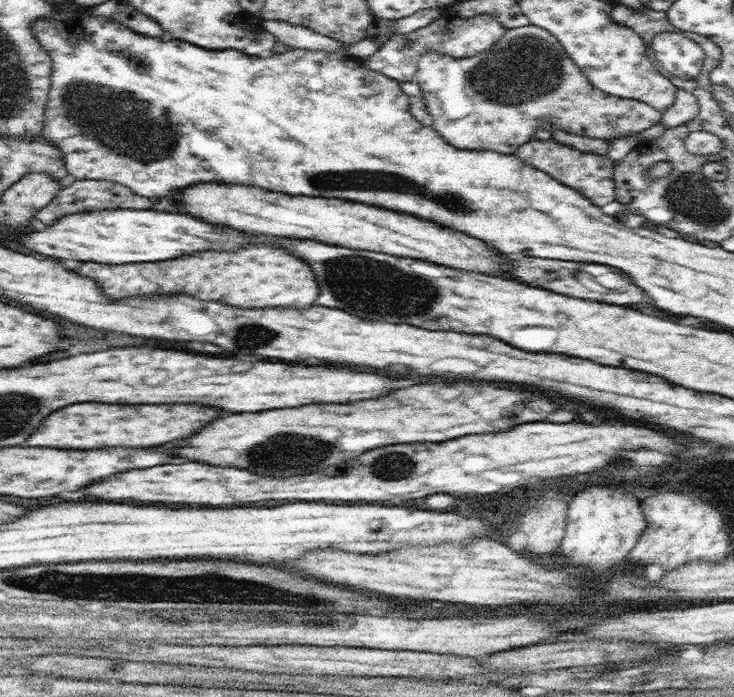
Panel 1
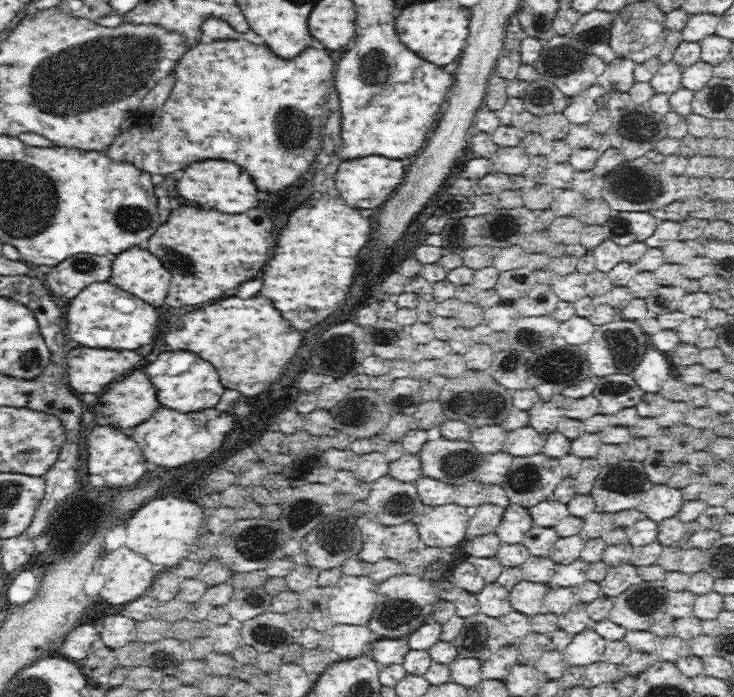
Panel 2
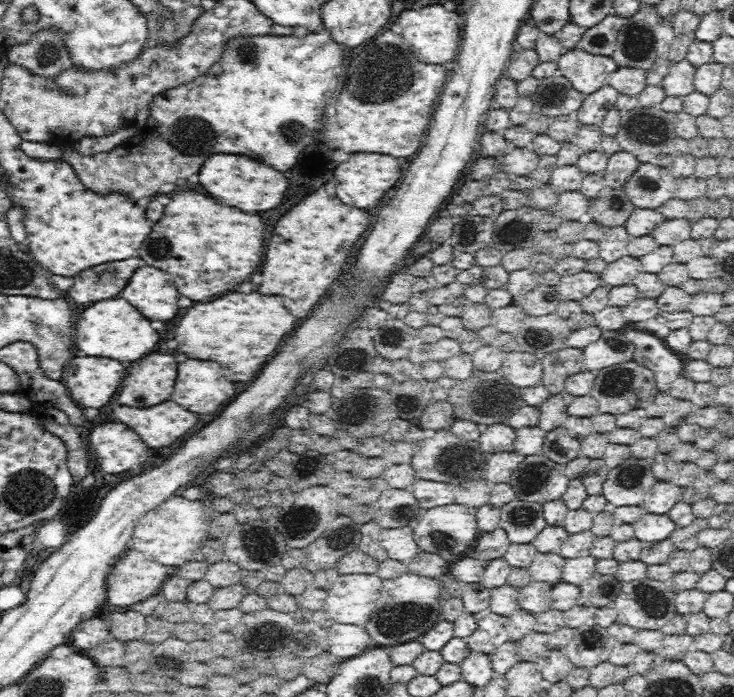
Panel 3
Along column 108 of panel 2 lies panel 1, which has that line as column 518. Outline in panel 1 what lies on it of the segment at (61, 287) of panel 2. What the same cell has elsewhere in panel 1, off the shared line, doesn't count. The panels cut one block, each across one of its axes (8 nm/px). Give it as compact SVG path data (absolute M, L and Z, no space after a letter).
M507 258L512 260L514 270L509 270L512 274L516 274L516 278L520 279L524 284L536 286L536 288L546 288L558 294L566 294L566 296L574 296L574 298L586 298L586 300L598 300L598 302L606 302L606 304L634 304L640 302L644 298L644 292L632 284L630 276L610 268L610 266L602 266L602 264L590 264L590 262L554 262L548 258Z

